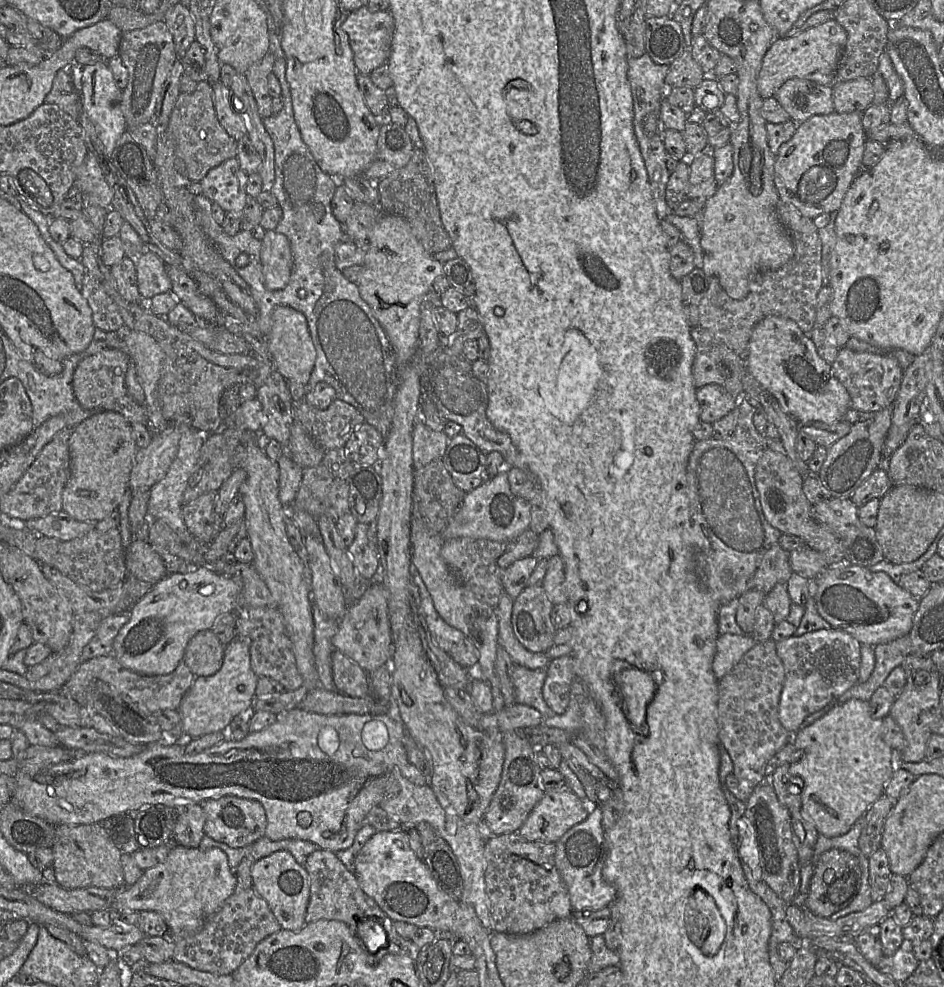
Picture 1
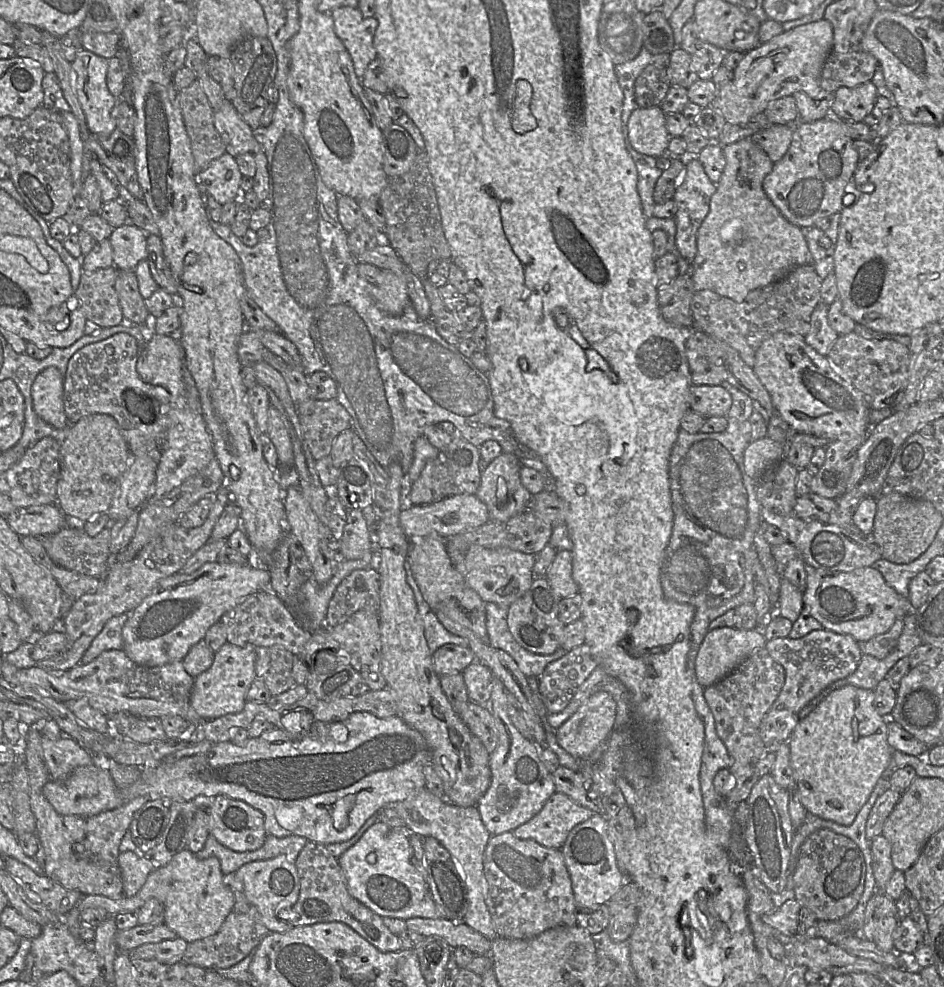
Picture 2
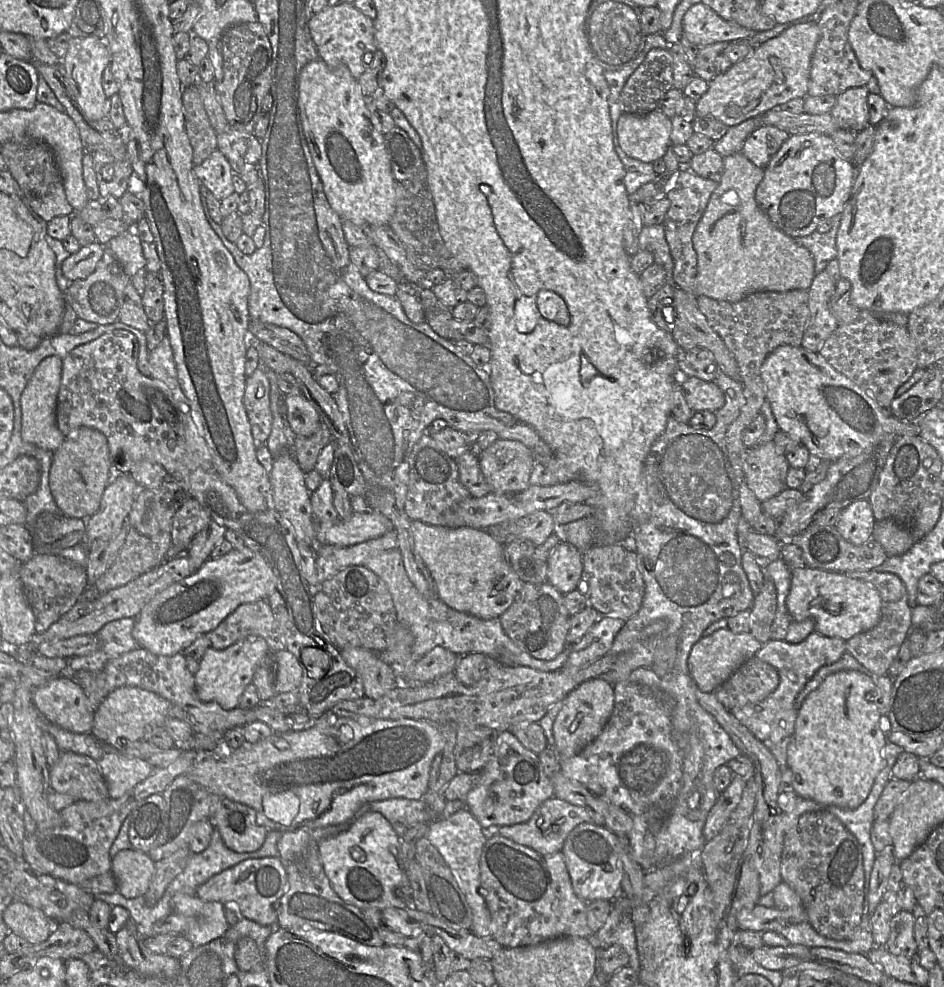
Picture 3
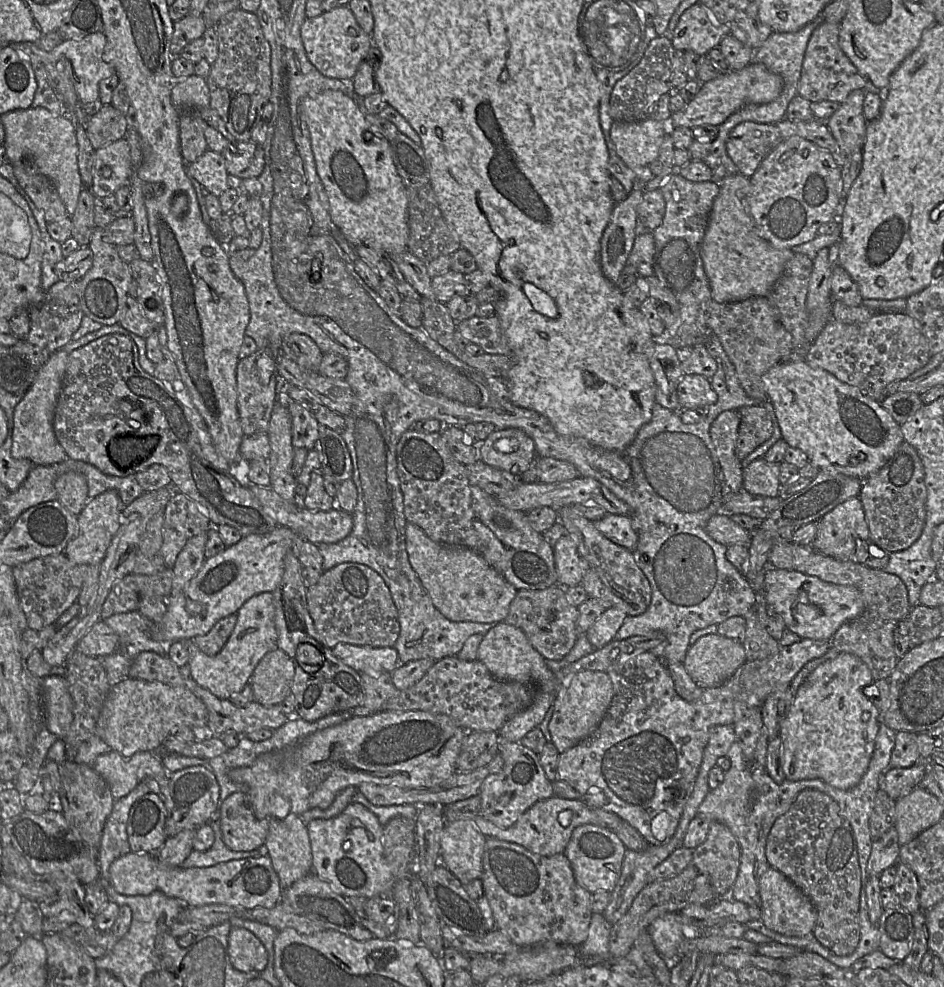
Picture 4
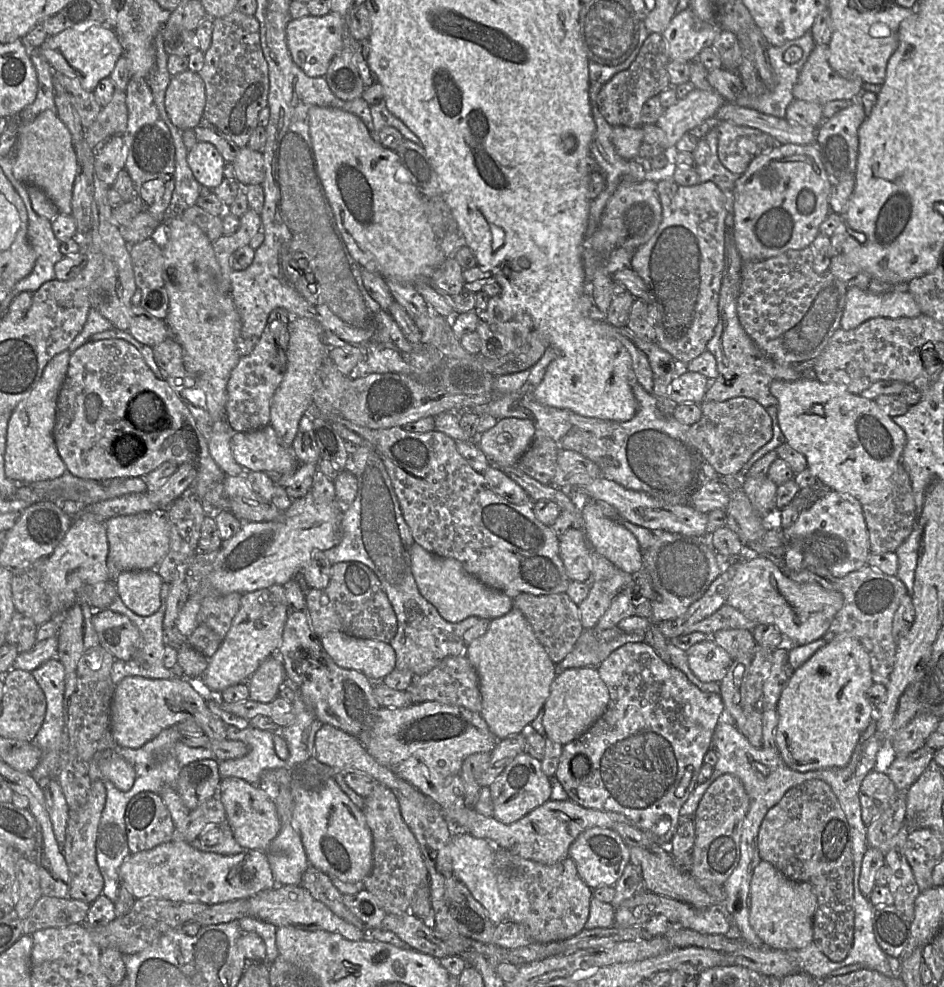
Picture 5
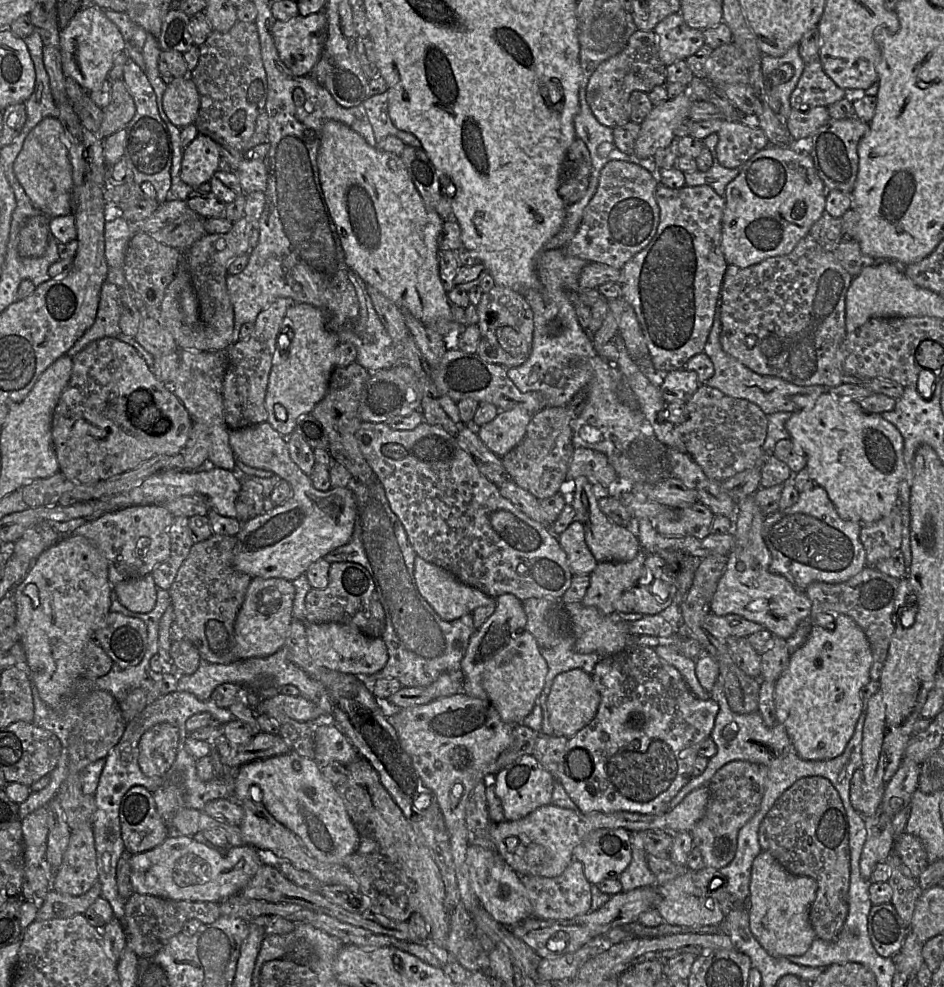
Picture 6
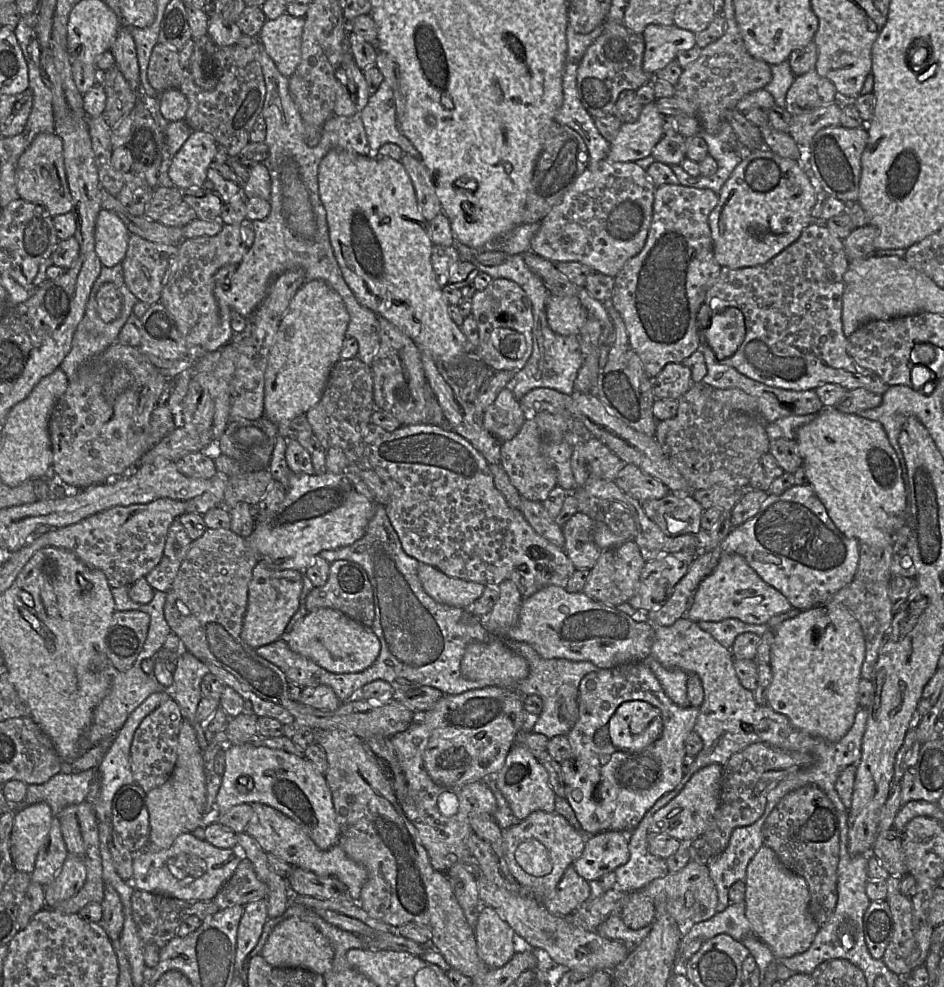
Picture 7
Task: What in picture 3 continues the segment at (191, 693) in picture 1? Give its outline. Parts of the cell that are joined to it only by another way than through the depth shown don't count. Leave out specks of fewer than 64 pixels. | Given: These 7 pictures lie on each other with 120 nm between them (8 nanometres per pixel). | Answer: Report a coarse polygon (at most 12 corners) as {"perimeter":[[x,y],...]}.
{"perimeter":[[264,638],[208,648],[195,676],[203,702],[238,707],[261,661]]}

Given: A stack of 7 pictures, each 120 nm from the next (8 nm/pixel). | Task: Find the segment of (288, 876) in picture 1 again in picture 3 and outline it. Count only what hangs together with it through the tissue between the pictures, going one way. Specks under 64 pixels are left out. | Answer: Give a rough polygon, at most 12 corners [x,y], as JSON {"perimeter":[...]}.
{"perimeter":[[278,856],[247,859],[195,894],[235,905],[277,928],[274,903],[287,891]]}

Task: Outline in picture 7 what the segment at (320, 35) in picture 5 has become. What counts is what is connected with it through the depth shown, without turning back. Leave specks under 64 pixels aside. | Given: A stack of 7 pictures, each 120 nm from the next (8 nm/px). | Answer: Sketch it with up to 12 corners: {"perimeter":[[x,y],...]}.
{"perimeter":[[304,17],[267,19],[258,35],[288,78],[301,61]]}

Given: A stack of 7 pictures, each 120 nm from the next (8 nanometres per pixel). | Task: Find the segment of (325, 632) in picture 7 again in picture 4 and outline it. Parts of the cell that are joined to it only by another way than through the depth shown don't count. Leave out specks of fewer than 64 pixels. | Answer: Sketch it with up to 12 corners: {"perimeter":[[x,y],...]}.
{"perimeter":[[338,643],[333,654],[359,673],[392,673],[393,647]]}

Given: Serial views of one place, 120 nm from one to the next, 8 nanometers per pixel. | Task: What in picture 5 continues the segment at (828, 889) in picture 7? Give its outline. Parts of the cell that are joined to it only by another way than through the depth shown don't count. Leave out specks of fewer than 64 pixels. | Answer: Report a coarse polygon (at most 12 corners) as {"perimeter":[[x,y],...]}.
{"perimeter":[[811,779],[766,813],[761,859],[817,896],[813,941],[854,940],[851,827]]}

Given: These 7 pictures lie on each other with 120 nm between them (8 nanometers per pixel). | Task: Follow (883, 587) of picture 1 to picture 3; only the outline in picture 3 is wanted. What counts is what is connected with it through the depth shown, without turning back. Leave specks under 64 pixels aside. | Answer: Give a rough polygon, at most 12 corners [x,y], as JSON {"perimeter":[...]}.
{"perimeter":[[808,566],[791,570],[793,621],[845,641],[874,628],[872,585]]}

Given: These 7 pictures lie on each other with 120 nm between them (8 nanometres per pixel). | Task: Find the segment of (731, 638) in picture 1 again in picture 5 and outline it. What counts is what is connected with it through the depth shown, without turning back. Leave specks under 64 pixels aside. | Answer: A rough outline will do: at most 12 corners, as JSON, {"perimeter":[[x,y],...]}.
{"perimeter":[[713,637],[686,653],[702,682],[720,682],[734,660]]}

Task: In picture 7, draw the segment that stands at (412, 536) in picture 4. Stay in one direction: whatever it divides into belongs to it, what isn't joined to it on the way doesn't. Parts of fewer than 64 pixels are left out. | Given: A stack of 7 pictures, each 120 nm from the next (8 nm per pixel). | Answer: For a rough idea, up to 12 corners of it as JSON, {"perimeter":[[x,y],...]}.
{"perimeter":[[425,563],[418,577],[432,599],[470,610],[483,584],[449,577]]}

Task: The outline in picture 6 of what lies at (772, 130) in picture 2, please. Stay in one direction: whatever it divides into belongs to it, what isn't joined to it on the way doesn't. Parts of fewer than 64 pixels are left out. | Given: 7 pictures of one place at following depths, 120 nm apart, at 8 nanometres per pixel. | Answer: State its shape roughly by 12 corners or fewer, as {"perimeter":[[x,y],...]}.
{"perimeter":[[705,120],[689,136],[718,134],[716,155],[740,168],[769,145],[764,131],[746,120]]}

